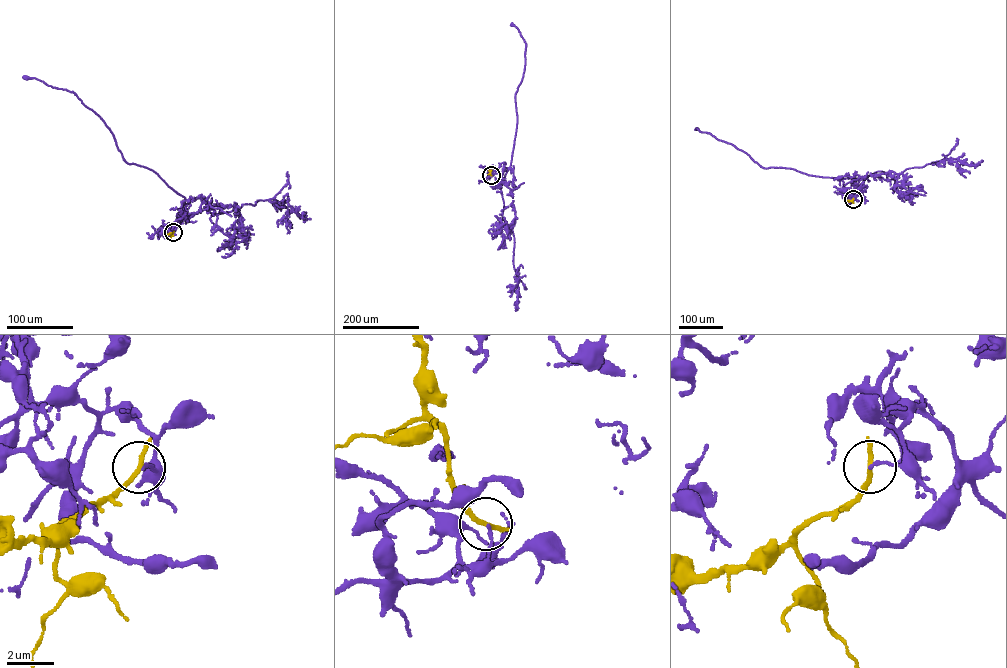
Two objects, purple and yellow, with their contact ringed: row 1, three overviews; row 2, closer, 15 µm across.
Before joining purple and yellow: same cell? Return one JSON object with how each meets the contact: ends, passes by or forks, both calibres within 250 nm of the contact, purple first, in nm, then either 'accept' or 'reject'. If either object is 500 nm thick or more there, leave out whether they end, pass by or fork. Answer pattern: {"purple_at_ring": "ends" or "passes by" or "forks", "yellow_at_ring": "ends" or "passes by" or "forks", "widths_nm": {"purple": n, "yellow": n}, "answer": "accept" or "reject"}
{"purple_at_ring": "ends", "yellow_at_ring": "ends", "widths_nm": {"purple": 120, "yellow": 240}, "answer": "reject"}

